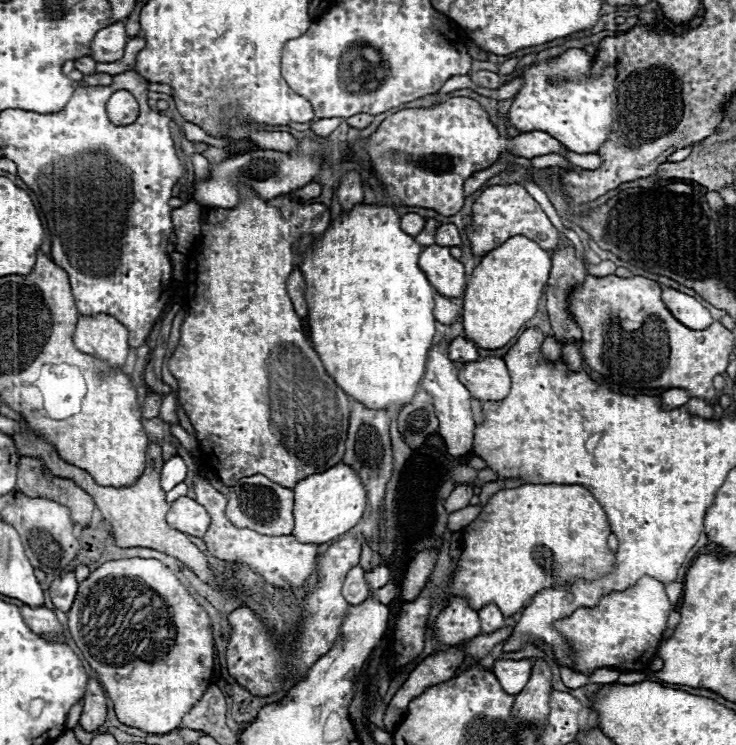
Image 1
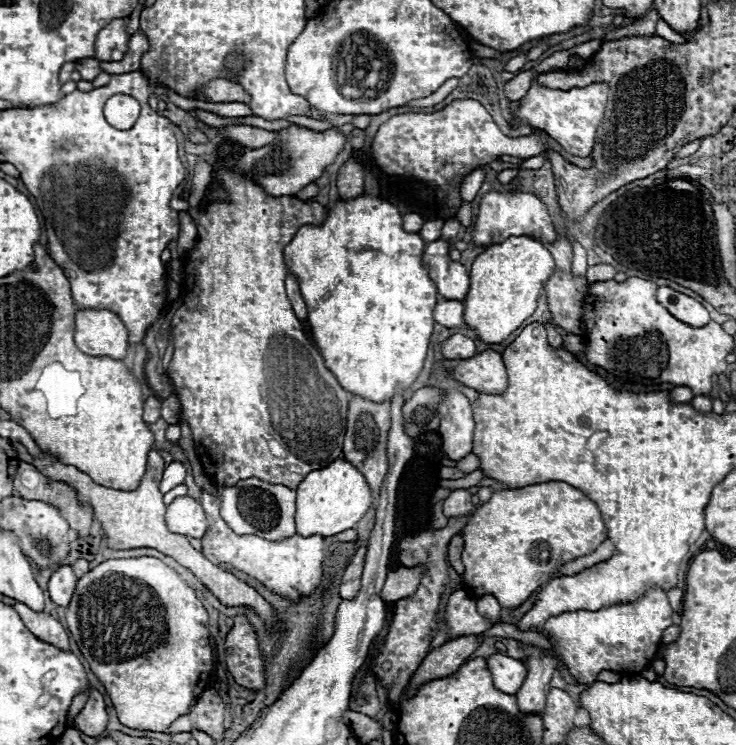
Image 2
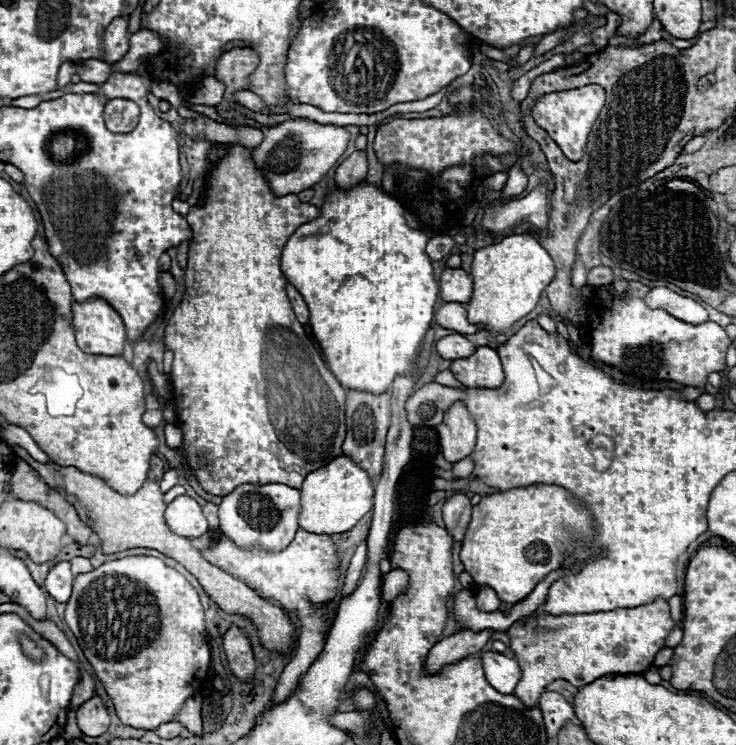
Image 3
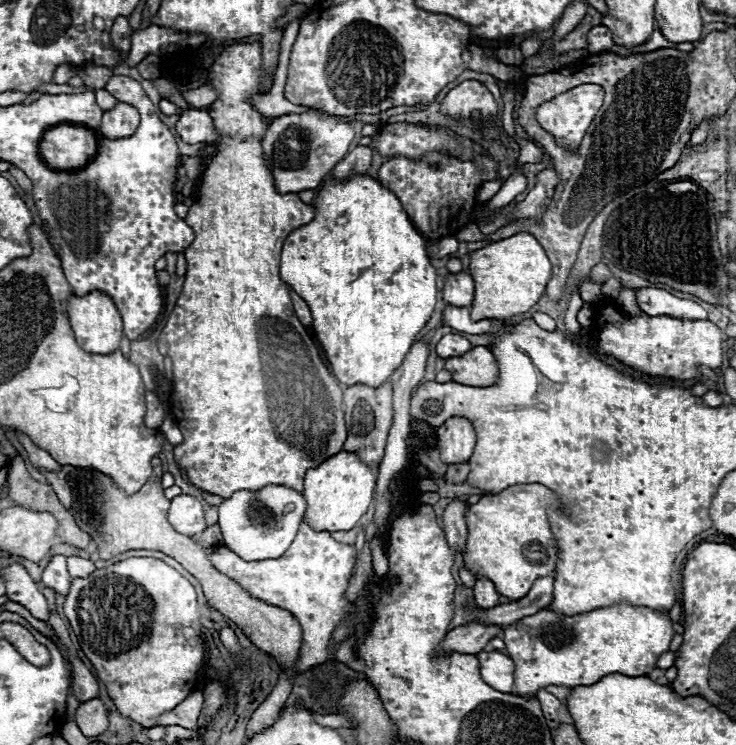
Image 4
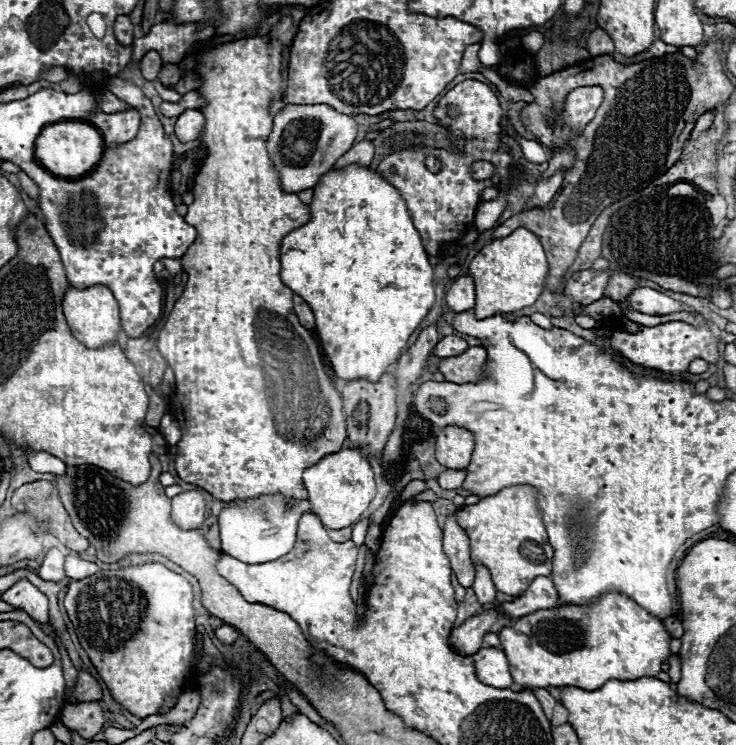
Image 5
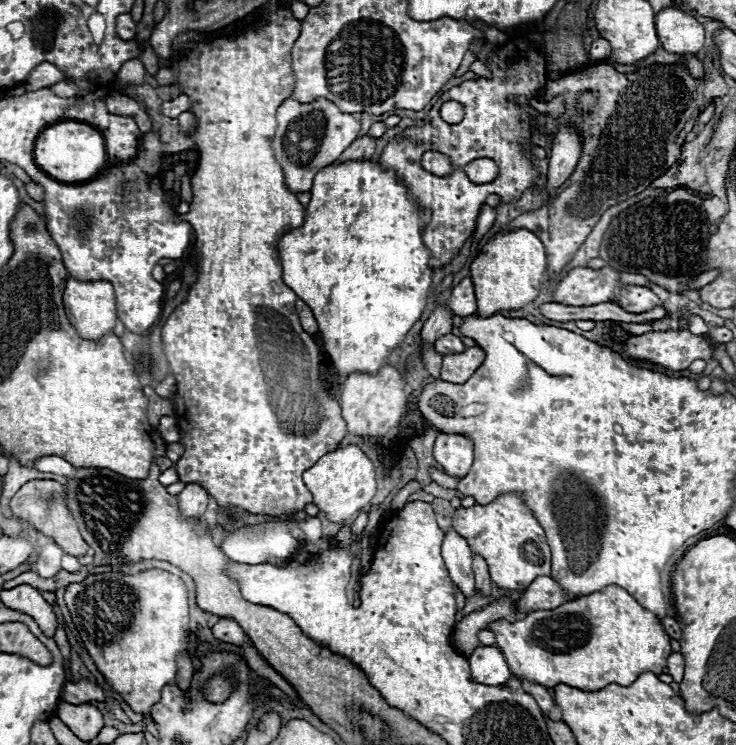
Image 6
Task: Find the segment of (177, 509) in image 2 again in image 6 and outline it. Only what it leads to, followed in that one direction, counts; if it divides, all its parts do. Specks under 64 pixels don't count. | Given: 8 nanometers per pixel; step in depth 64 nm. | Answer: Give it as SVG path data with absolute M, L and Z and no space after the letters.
M186 484L186 488L178 494L180 514L182 516L202 516L208 506L208 492L202 484Z

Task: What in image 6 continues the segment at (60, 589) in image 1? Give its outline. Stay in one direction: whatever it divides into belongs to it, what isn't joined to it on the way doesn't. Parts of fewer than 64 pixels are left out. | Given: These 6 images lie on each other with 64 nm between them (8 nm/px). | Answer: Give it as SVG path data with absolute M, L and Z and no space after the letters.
M56 544L42 546L42 550L38 554L38 562L36 562L36 572L42 578L56 576L62 570L60 568L60 558L62 558L62 552L60 552L60 548L56 548Z

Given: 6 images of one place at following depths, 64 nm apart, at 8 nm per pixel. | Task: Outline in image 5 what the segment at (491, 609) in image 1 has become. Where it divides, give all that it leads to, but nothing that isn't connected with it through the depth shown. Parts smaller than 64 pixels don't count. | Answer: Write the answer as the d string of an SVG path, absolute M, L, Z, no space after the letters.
M476 564L476 582L474 582L472 590L476 592L476 596L478 596L478 600L482 604L492 604L494 602L496 588L492 584L492 578L490 578L488 568L482 566L482 564Z

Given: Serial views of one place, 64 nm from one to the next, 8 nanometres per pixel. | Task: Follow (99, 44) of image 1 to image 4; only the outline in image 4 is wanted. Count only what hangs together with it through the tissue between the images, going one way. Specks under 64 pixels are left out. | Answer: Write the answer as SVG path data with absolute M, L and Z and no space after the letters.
M118 16L112 30L110 30L110 38L112 38L112 44L116 50L120 52L128 52L130 50L130 38L132 38L132 28L128 24L128 18L126 16Z

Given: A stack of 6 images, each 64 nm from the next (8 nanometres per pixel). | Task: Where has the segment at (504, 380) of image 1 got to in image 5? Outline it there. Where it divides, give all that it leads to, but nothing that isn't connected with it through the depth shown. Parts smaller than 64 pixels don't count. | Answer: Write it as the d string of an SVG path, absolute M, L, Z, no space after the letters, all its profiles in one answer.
M474 346L458 356L444 358L440 362L440 372L448 382L466 384L476 382L480 378L484 364L486 364L486 350L482 346Z

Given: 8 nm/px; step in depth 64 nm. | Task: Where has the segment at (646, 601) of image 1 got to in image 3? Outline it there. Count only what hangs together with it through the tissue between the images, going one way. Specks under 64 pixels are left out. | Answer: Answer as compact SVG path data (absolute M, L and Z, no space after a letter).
M656 600L652 604L642 604L636 608L614 608L608 612L562 616L540 614L518 620L506 632L510 638L510 648L514 650L514 656L522 672L514 688L514 696L518 696L528 706L538 706L540 694L554 680L566 680L574 686L586 686L606 674L644 674L652 666L654 656L666 646L666 638L674 626L676 624L670 618L670 608L666 600Z

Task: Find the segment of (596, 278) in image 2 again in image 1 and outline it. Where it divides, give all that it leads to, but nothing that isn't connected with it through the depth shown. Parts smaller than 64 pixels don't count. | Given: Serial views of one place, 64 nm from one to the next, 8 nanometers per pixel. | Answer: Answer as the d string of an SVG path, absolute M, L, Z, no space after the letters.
M602 260L600 264L588 264L586 266L586 272L590 276L610 276L610 274L614 274L614 270L616 270L616 264L610 260Z

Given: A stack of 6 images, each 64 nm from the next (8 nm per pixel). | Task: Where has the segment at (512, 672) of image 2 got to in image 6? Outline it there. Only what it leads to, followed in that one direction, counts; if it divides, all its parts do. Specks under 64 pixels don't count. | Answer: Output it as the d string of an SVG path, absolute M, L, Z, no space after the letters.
M478 646L468 656L468 662L472 680L486 686L504 686L512 676L502 652L496 646Z

